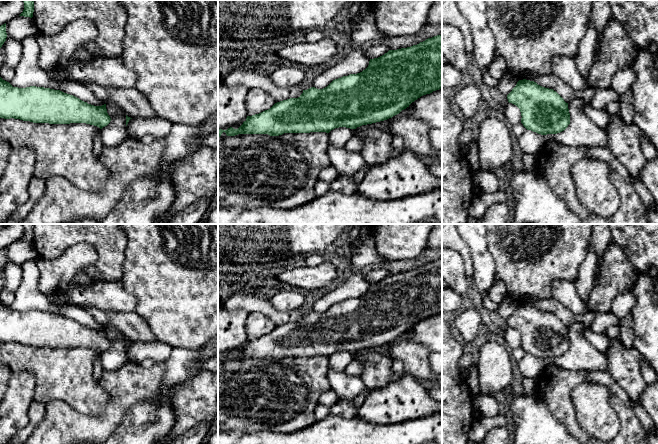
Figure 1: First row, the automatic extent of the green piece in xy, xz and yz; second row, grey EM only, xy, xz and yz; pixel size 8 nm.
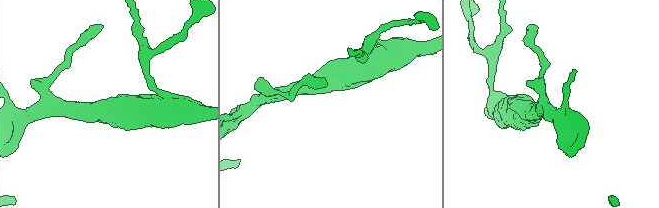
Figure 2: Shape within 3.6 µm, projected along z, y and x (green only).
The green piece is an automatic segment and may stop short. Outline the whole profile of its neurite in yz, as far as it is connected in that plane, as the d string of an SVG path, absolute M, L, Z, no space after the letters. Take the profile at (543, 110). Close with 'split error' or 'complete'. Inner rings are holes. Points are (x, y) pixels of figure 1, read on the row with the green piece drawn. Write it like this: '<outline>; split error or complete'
M519 80L507 95L509 103L516 105L521 112L521 123L527 130L541 134L545 141L554 140L571 147L608 147L607 131L599 128L584 113L586 104L582 99L566 103L553 89L545 88L534 81Z; split error

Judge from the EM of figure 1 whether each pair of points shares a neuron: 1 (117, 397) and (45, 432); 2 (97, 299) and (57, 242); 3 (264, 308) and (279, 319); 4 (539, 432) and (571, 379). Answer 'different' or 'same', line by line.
1: same
2: different
3: same
4: different

